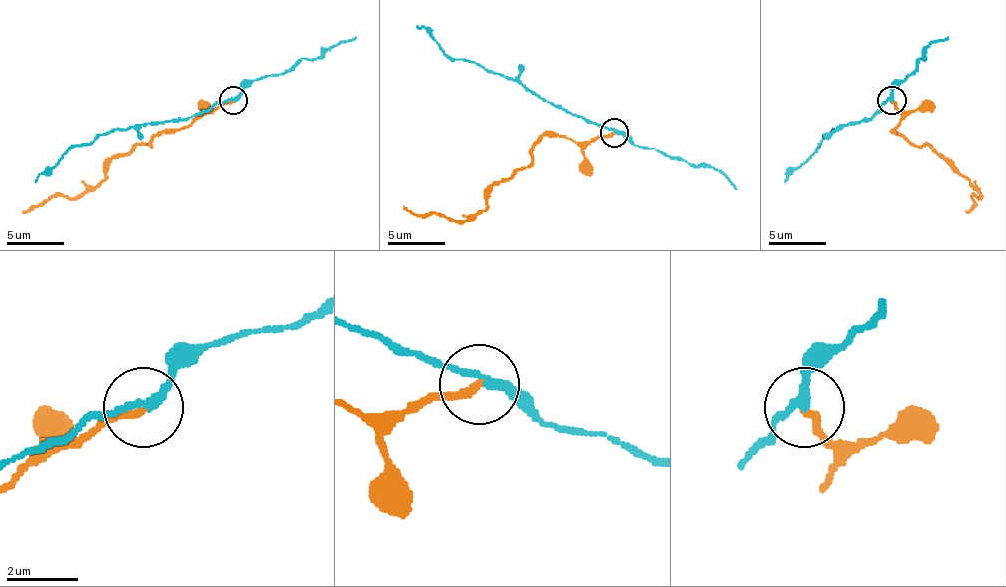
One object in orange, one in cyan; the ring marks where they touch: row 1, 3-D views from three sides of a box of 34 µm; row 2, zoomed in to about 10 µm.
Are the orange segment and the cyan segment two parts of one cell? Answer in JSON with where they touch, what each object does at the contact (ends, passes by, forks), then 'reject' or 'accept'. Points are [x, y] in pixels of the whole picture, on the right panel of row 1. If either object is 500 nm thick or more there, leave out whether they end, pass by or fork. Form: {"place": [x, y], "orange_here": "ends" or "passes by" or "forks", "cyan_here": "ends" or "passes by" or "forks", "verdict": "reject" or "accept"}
{"place": [891, 100], "orange_here": "ends", "cyan_here": "passes by", "verdict": "reject"}

